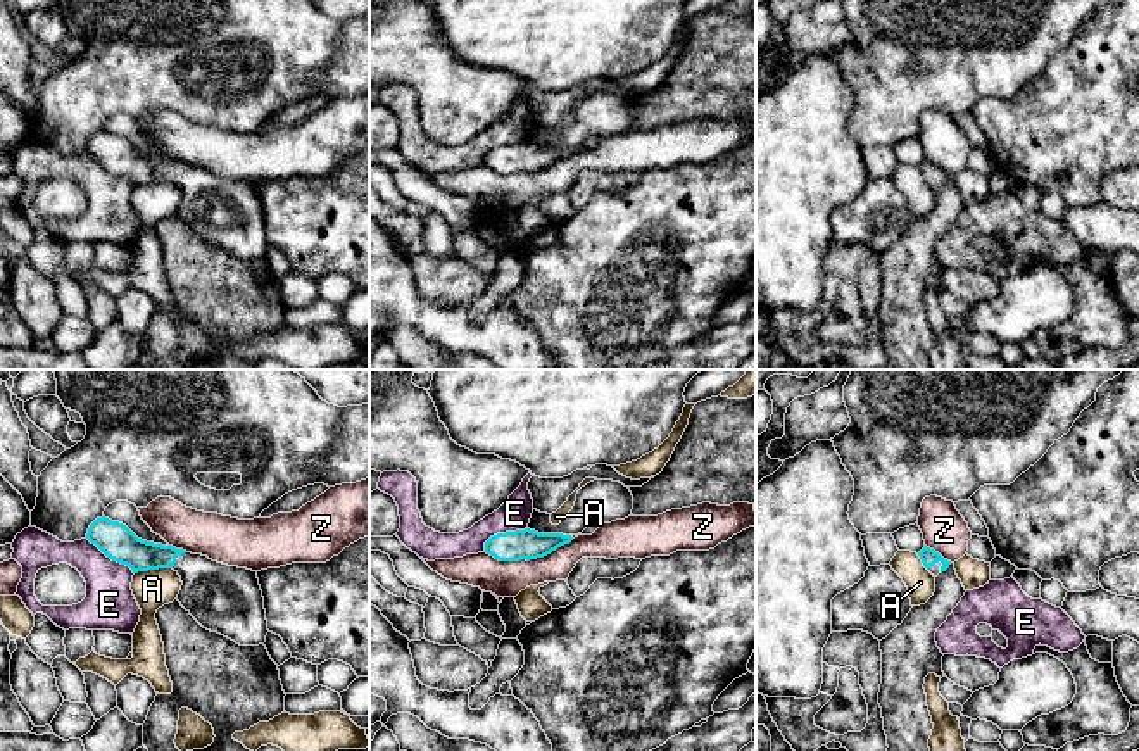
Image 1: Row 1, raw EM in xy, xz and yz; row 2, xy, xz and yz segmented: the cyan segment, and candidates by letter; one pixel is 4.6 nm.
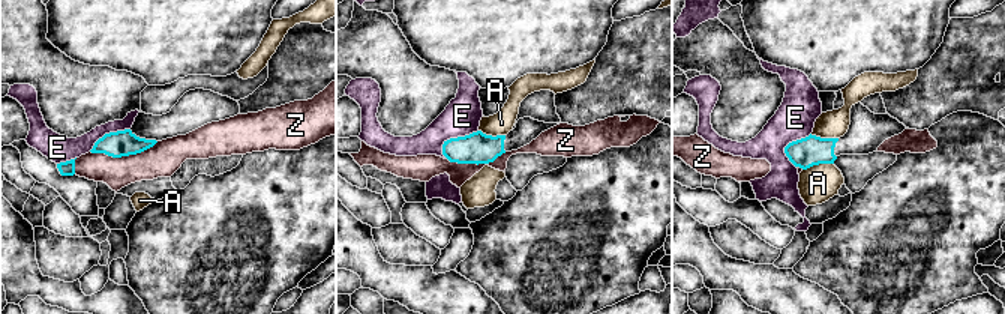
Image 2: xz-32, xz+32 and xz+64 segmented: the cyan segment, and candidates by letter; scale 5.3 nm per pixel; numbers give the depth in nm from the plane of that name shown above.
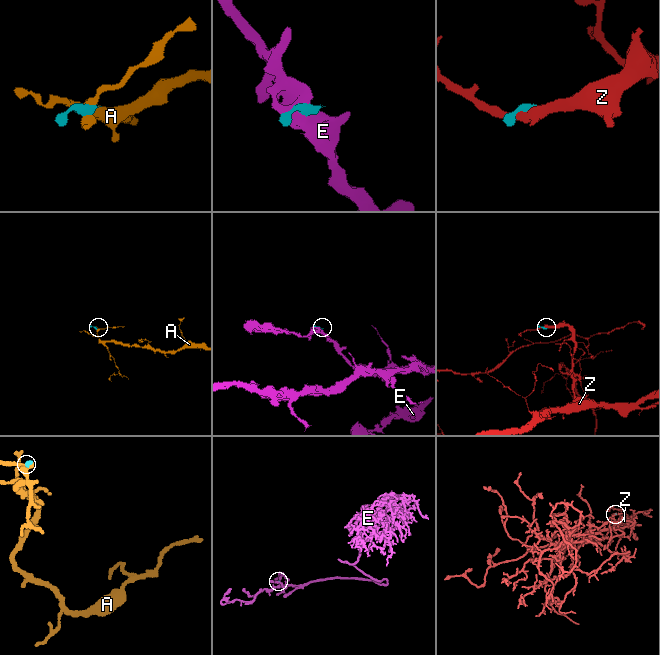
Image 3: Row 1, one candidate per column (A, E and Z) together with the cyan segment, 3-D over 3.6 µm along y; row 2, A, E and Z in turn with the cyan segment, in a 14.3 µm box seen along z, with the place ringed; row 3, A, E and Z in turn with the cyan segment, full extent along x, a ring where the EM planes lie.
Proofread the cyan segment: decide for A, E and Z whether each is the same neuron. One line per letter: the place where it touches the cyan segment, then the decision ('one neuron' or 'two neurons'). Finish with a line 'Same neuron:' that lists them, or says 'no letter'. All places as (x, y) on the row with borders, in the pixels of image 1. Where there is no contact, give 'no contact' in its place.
A: xy (152, 568) | two neurons
E: xz (501, 534) | two neurons
Z: xz (528, 560) | two neurons
Same neuron: no letter

